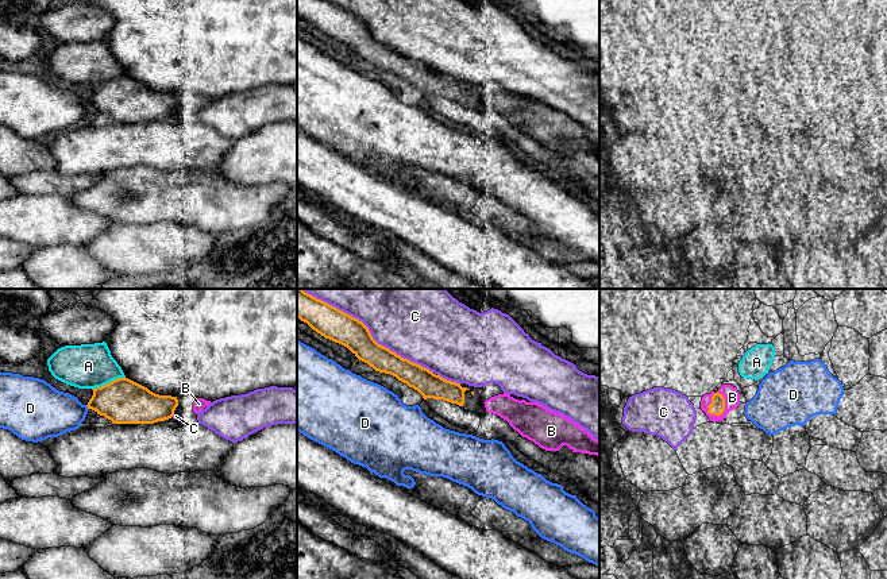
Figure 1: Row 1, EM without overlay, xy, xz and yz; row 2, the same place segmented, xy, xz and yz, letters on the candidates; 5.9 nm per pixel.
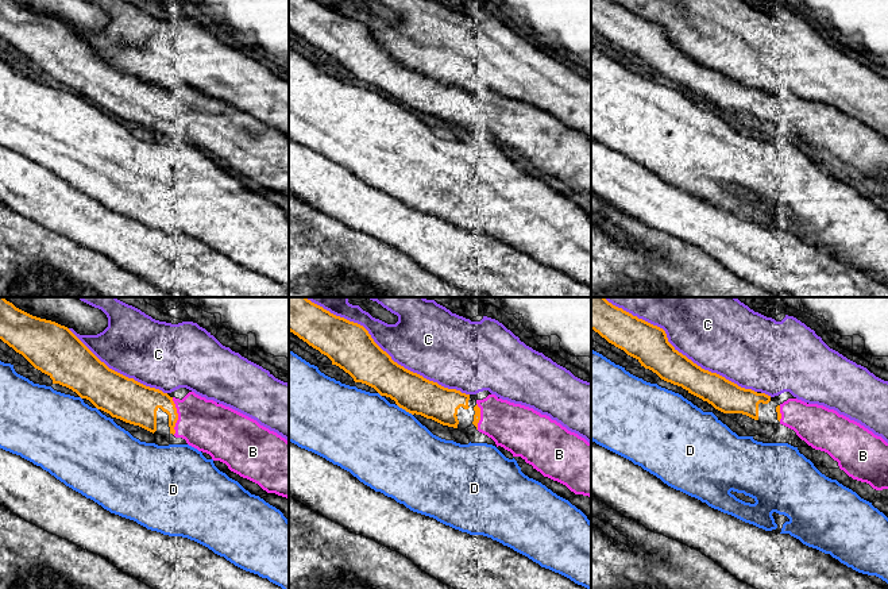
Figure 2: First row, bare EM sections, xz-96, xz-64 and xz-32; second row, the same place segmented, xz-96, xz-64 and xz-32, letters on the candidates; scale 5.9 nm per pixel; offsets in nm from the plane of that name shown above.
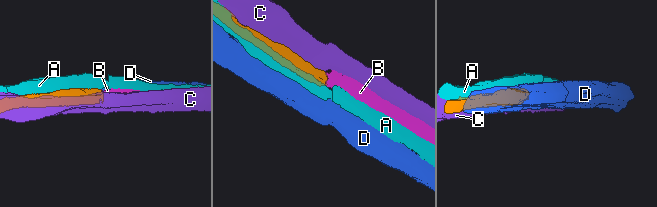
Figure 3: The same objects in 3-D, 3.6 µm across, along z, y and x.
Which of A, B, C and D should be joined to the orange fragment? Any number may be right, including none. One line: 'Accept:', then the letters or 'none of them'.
Accept: B

